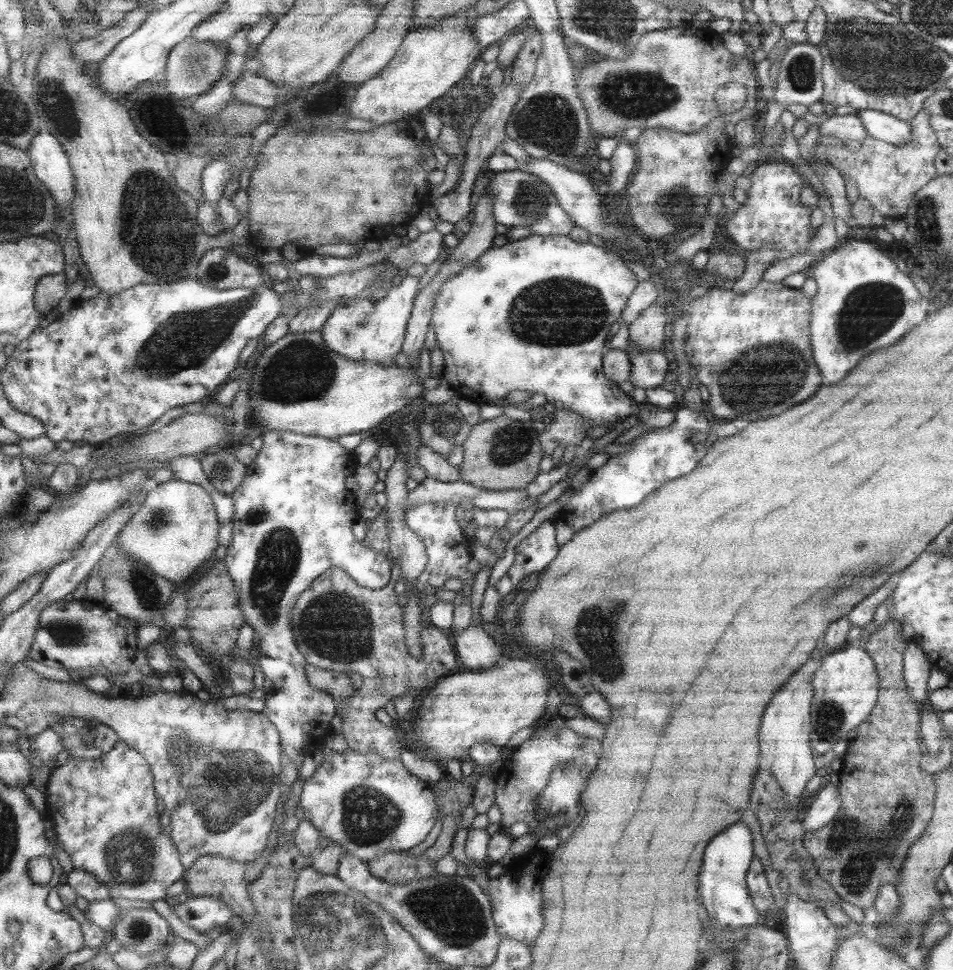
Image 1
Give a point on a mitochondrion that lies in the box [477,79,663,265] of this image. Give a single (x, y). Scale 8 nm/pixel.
(548, 121)

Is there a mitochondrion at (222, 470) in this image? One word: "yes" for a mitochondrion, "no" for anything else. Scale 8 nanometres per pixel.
yes

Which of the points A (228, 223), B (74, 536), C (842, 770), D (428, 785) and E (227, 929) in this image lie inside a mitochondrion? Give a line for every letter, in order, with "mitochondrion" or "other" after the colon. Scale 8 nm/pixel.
A: other
B: other
C: other
D: other
E: other

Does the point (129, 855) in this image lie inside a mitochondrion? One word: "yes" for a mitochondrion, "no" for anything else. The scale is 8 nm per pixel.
yes

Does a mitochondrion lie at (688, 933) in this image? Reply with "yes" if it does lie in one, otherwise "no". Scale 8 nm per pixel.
no

